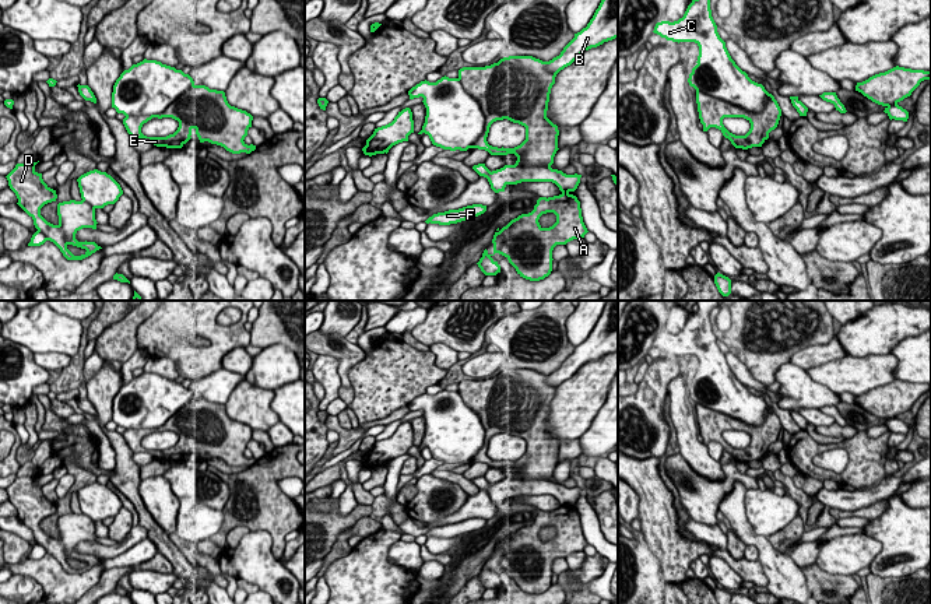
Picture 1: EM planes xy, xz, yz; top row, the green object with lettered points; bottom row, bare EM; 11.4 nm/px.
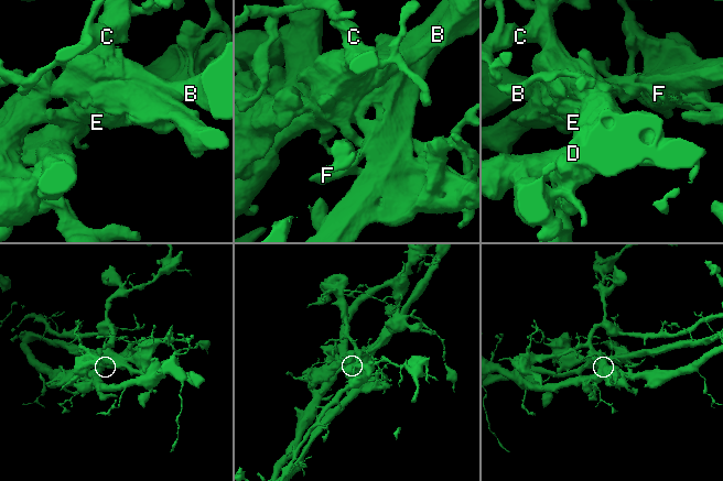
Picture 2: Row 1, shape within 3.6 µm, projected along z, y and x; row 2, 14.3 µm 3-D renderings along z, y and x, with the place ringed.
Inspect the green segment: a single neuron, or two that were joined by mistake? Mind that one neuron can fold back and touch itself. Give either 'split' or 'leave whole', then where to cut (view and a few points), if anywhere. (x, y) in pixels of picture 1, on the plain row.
split; cut yz (696, 403), (754, 425), (762, 422), (770, 407)

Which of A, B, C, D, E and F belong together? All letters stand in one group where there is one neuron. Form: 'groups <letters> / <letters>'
groups A D E / B C F

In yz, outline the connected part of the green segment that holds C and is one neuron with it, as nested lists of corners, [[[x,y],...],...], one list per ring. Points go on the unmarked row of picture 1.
[[[698,301],[696,305],[699,309],[682,331],[657,336],[653,345],[667,354],[695,355],[699,359],[698,378],[688,391],[696,404],[753,426],[762,425],[770,407],[735,378],[712,330],[710,312],[719,301]]]

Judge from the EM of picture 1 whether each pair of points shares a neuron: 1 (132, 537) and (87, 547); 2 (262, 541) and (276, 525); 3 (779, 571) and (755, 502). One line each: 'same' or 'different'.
1: same
2: different
3: different

